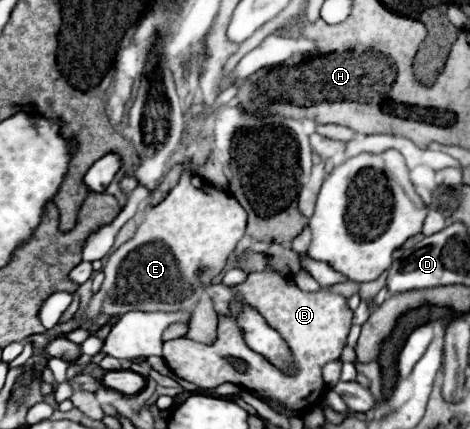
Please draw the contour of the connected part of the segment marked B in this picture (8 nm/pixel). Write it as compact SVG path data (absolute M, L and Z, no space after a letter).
M264 268L260 272L250 272L242 284L232 286L236 300L258 310L270 328L278 330L292 352L294 372L282 374L276 366L270 366L262 354L254 354L246 340L242 338L242 328L230 314L218 316L218 338L214 344L200 344L190 338L174 338L164 342L164 360L172 372L188 382L198 384L200 388L216 388L224 382L242 384L262 398L274 398L290 410L302 410L316 406L324 394L322 366L326 362L338 360L346 344L346 336L352 324L352 310L346 306L346 298L332 292L332 288L320 288L316 292L304 292L296 284L290 284L288 278L274 268Z

